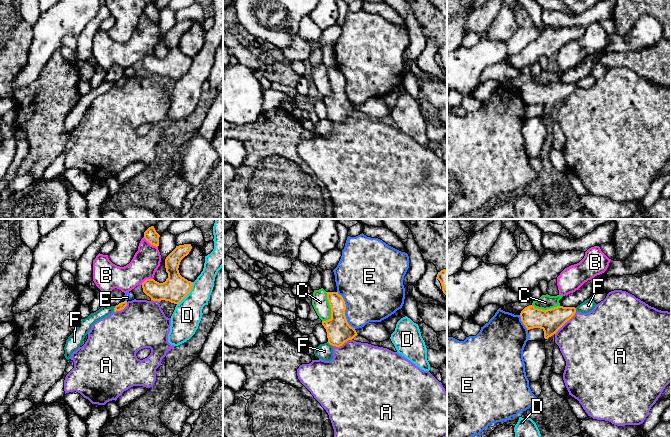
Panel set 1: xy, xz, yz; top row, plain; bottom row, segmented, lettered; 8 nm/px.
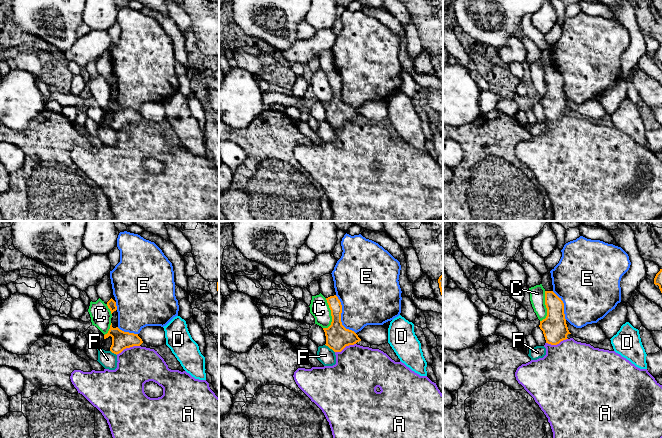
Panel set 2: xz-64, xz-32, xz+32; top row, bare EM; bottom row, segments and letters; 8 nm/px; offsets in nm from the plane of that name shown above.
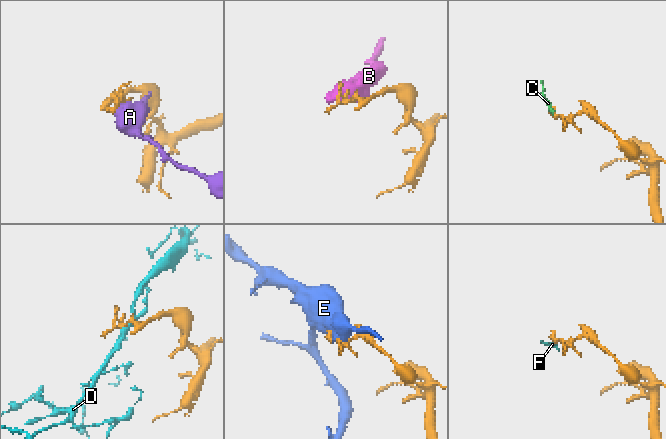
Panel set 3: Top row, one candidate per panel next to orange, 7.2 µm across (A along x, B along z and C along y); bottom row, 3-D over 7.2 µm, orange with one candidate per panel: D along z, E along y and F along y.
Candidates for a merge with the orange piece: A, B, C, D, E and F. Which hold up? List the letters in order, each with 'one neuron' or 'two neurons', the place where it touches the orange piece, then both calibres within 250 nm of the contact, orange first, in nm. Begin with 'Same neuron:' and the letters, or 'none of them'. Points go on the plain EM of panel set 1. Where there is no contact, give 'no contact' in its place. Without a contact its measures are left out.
Same neuron: none of them
A: two neurons | yz (565, 98) | 190/480 nm
B: two neurons | xy (150, 19) | 100/220 nm
C: two neurons | xz (331, 85) | 190/130 nm
D: two neurons | xy (188, 69) | 200/220 nm
E: two neurons | xz (344, 87) | 190/440 nm
F: two neurons | xy (114, 85) | 60/90 nm

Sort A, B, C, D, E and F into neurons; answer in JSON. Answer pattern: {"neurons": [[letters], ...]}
{"neurons": [["A"], ["B", "C"], ["D"], ["E"], ["F"]]}

